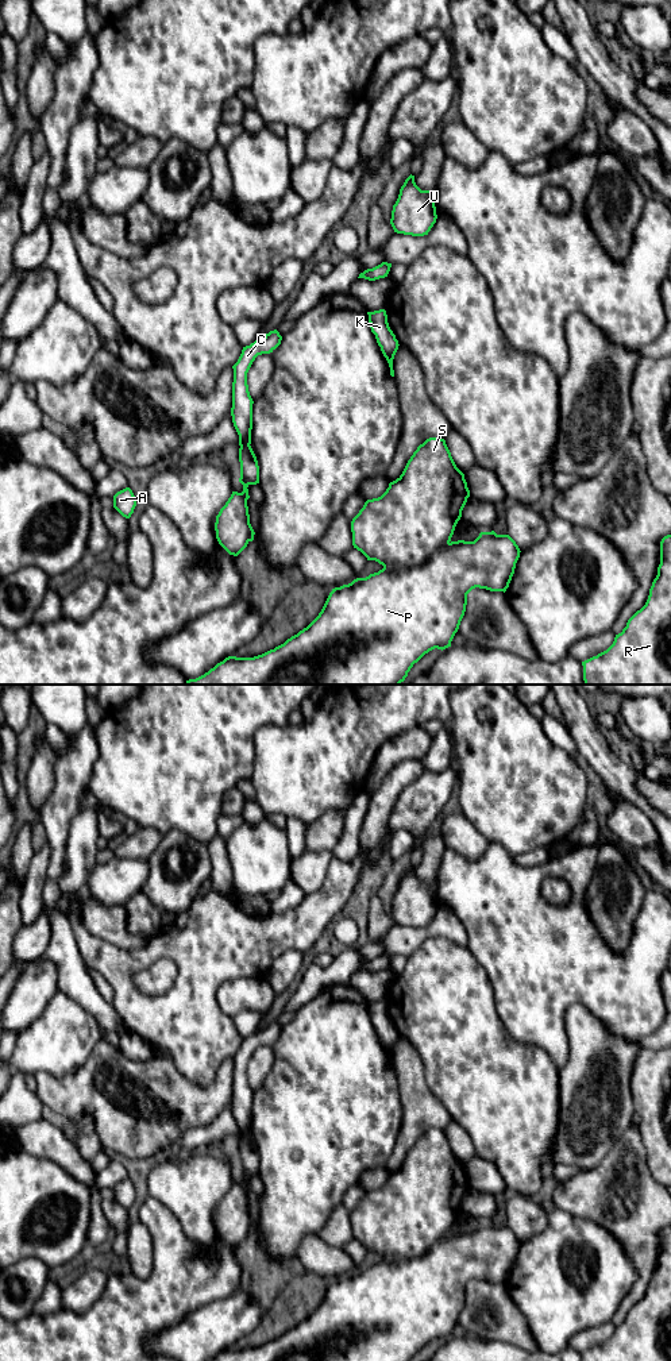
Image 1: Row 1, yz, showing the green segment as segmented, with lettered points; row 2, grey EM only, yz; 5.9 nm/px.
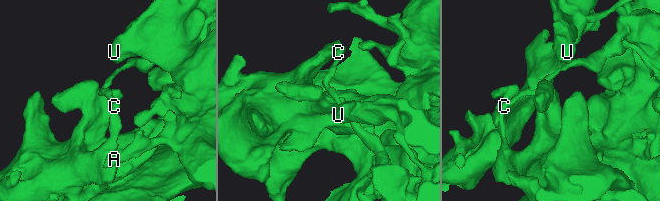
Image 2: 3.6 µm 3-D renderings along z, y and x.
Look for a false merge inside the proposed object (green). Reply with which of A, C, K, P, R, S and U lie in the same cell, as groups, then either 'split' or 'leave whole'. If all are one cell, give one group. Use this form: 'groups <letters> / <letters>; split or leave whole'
groups A K P R S U / C; split

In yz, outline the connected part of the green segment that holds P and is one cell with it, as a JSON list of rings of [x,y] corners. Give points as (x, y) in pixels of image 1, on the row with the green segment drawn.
[[[427,439],[402,474],[381,497],[367,500],[351,521],[354,548],[383,568],[332,589],[319,616],[284,644],[254,658],[228,656],[186,685],[400,685],[425,653],[451,647],[473,589],[505,593],[514,574],[521,551],[509,535],[491,531],[481,532],[474,541],[451,540],[468,497],[464,474],[456,467],[446,440]]]

